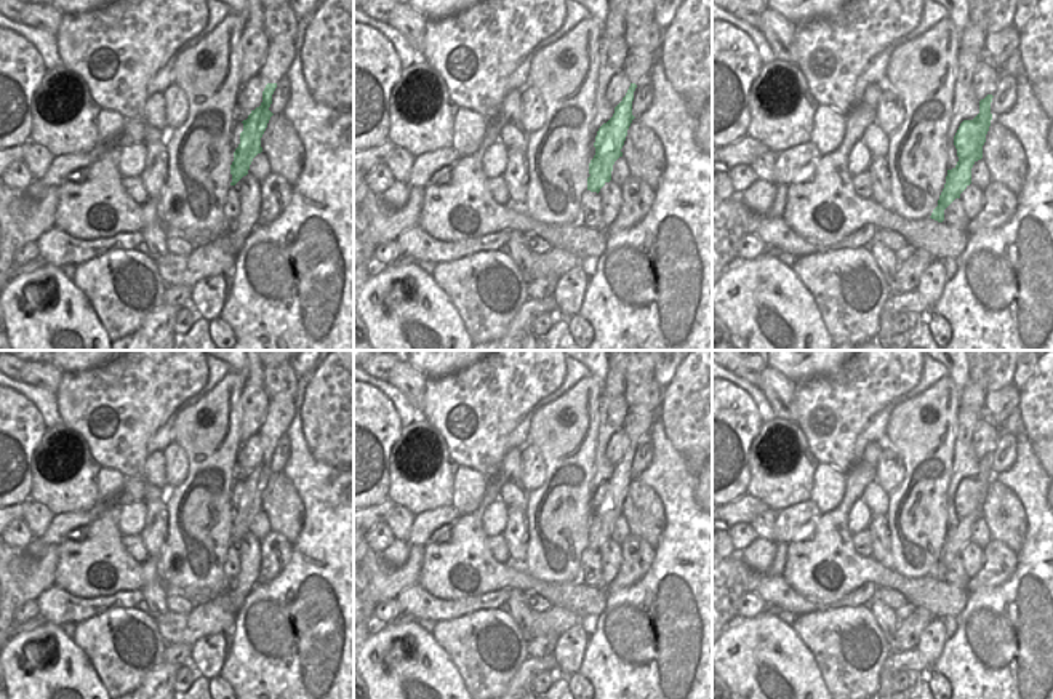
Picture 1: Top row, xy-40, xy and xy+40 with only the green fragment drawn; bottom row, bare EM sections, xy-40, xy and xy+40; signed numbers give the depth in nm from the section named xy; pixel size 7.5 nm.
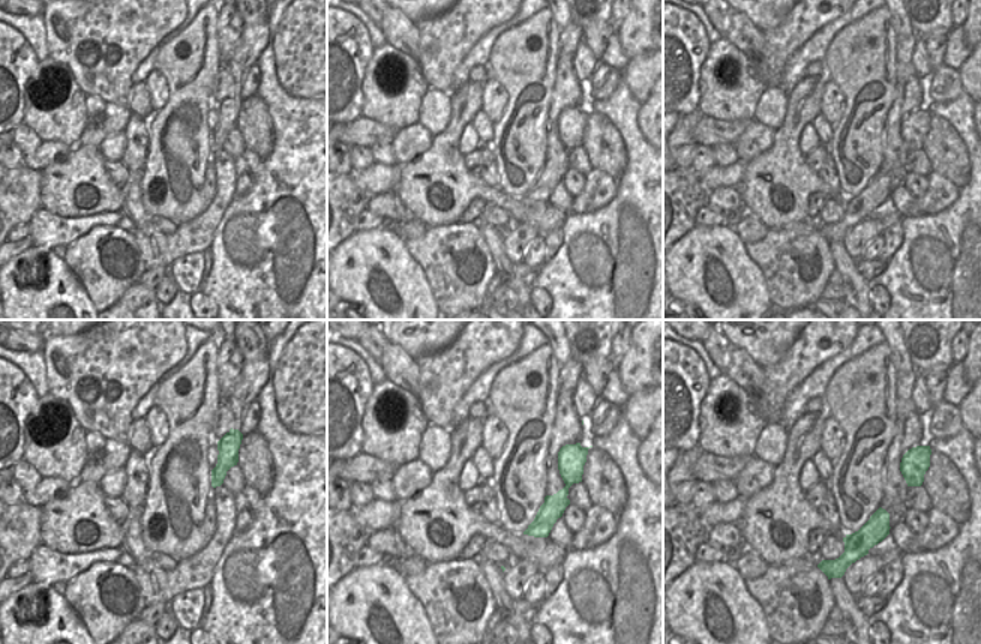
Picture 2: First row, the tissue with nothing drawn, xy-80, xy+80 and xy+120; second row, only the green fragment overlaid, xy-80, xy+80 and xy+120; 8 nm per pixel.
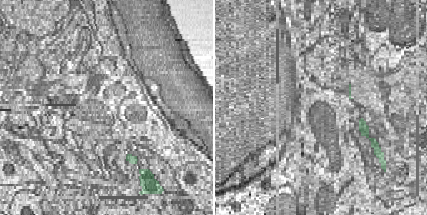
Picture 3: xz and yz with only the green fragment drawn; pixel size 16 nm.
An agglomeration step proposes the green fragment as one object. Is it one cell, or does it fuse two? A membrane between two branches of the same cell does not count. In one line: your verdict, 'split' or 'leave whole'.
split

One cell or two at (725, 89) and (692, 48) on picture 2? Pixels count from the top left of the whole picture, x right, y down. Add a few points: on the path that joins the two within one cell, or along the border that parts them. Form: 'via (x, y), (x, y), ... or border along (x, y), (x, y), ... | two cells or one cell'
border along (711, 44), (701, 68), (699, 98) | two cells

